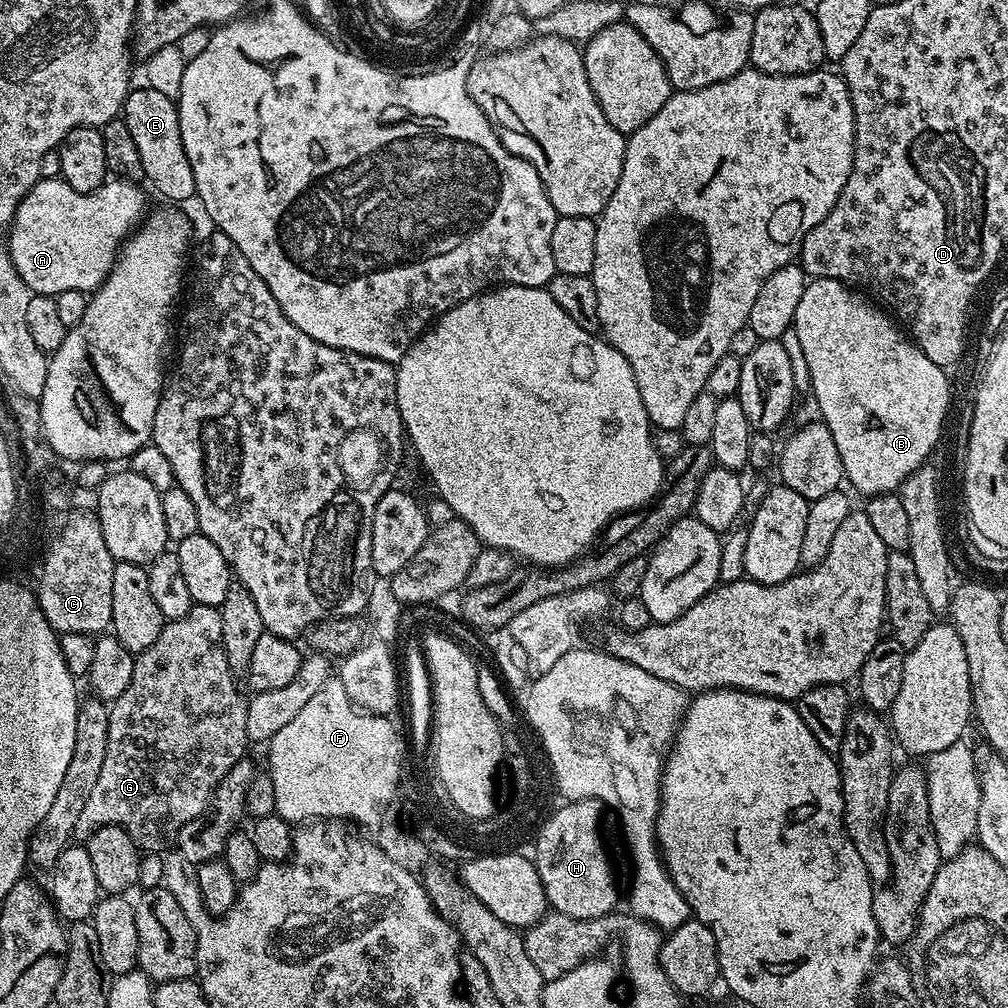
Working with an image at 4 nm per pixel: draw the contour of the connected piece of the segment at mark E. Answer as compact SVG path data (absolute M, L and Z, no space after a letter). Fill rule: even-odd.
M147 86L133 87L124 99L122 119L138 146L139 156L142 157L144 180L152 183L153 190L158 195L165 196L168 202L191 201L196 195L194 170L190 170L190 158L186 158L186 150L182 146L176 101Z

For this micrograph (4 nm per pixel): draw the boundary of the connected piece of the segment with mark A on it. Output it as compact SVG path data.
M63 178L40 179L16 207L12 227L7 235L8 253L14 262L14 270L18 270L29 292L55 297L62 294L62 290L82 290L85 294L95 292L100 283L112 273L124 241L146 215L144 196L136 188L139 187L131 180L108 178L92 192L79 192Z

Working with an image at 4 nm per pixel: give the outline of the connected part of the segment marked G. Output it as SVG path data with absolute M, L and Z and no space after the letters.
M193 604L190 614L186 614L186 618L167 621L162 634L158 634L154 646L150 646L145 652L141 652L135 657L133 680L126 686L126 690L123 690L120 697L111 701L108 709L109 738L107 739L106 758L103 759L102 772L98 777L98 782L95 783L94 790L91 791L90 798L87 799L86 806L83 807L82 814L79 815L76 836L87 838L102 826L113 824L128 831L130 838L134 838L134 842L140 847L141 853L163 853L171 845L168 843L172 839L175 841L183 833L187 824L206 811L209 802L212 800L214 790L222 782L222 778L228 771L240 760L245 759L247 752L244 751L250 747L250 741L246 734L248 700L236 689L236 684L238 684L237 677L232 675L230 666L226 662L226 650L222 646L222 618L219 608Z

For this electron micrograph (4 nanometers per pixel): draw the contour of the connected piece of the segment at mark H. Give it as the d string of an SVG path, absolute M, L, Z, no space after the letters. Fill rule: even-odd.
M573 800L572 804L567 807L563 807L562 810L558 810L554 814L554 818L550 818L547 823L547 828L536 832L534 839L536 838L536 856L534 855L534 863L538 874L540 875L540 881L544 887L544 893L548 899L549 905L555 911L560 912L564 916L570 918L578 918L579 920L589 920L590 918L602 918L603 916L613 915L617 911L616 903L621 903L622 900L622 888L616 885L616 868L612 865L612 848L608 845L608 836L604 833L604 812L606 813L606 805L601 800Z

